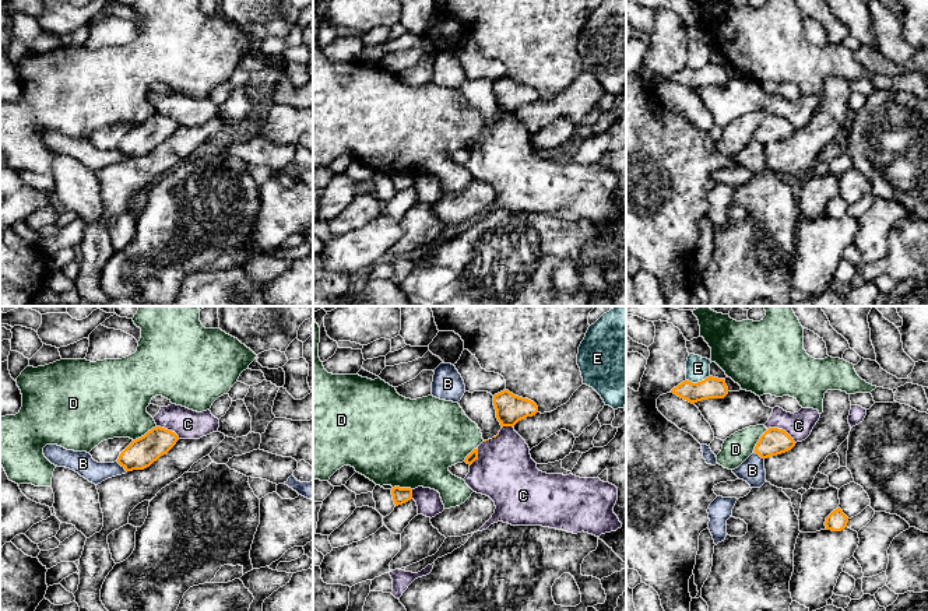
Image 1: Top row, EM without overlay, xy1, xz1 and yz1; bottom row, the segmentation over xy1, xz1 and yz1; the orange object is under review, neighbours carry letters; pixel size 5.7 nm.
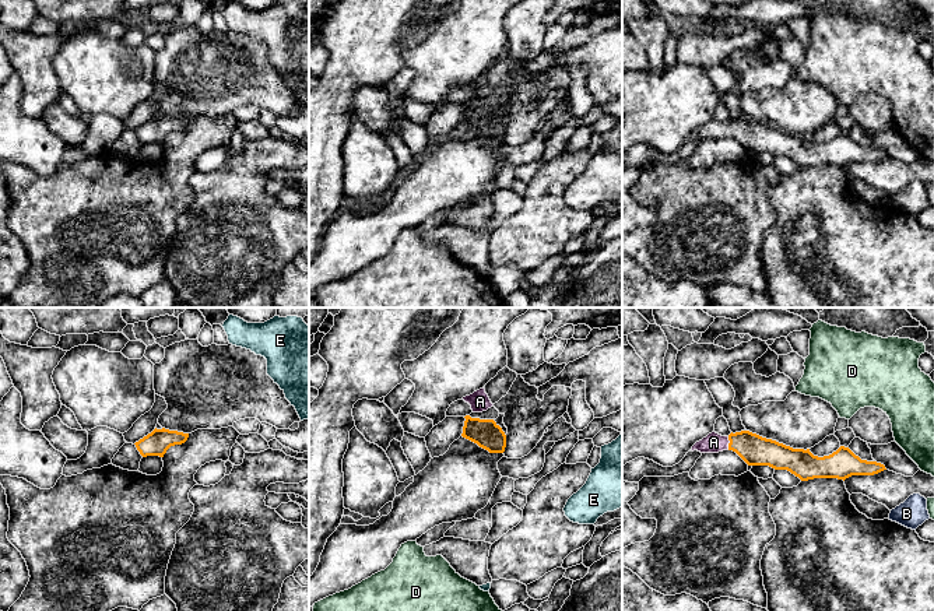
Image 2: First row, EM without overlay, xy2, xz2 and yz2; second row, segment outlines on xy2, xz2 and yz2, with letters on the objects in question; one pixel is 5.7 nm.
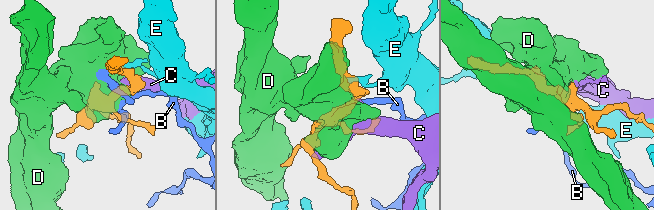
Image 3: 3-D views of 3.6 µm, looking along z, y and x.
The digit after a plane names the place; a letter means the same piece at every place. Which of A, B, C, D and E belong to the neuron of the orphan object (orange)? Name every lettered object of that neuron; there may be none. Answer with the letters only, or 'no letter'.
A

